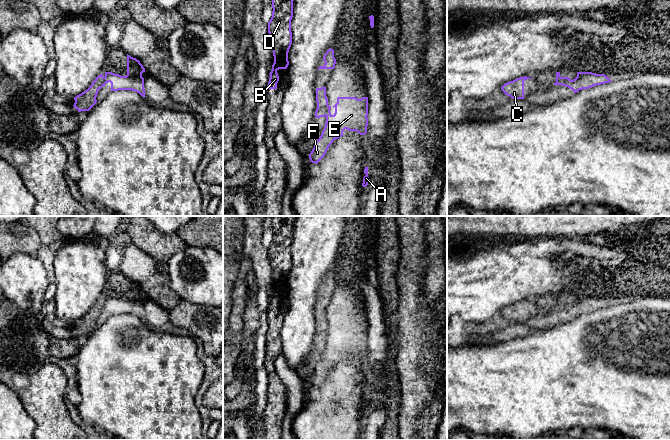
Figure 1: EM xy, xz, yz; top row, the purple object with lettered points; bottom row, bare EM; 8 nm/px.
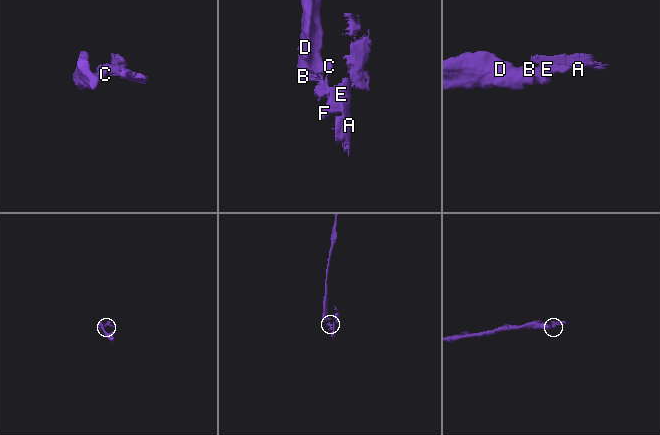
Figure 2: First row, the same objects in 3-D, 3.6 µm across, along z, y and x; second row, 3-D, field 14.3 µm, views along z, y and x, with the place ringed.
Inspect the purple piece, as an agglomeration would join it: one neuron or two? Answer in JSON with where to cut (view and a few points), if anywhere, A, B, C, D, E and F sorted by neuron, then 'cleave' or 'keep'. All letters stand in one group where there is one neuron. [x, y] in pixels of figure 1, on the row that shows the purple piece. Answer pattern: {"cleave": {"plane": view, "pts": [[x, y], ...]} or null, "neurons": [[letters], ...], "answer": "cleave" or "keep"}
{"cleave": {"plane": "xz", "pts": [[328, 105], [325, 115]]}, "neurons": [["A", "E", "F"], ["B", "C", "D"]], "answer": "cleave"}

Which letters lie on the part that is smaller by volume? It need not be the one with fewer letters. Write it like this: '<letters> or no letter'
A, E, F

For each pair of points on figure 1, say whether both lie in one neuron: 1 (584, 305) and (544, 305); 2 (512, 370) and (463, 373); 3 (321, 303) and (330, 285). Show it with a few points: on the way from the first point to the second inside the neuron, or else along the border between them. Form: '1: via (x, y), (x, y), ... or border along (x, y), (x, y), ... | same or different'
1: via (574, 309), (566, 313), (554, 313) | same
2: via (500, 373), (475, 373) | same
3: via (323, 299), (329, 289) | same

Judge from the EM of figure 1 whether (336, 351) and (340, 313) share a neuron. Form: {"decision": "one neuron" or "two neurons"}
{"decision": "one neuron"}

